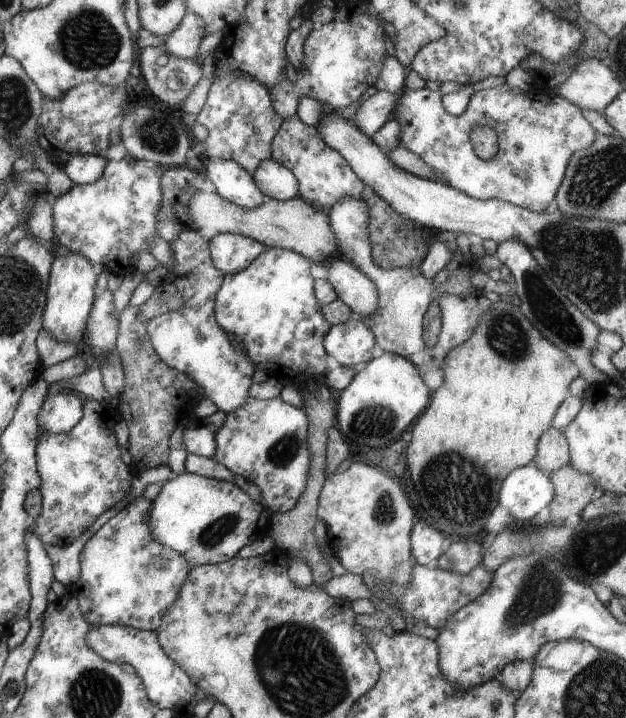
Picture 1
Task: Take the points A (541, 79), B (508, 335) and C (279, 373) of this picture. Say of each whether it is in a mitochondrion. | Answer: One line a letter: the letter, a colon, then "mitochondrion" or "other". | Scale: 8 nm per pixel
A: other
B: mitochondrion
C: other

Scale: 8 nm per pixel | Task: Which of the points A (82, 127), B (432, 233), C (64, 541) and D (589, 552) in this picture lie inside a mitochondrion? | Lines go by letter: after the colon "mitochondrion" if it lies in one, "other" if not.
A: other
B: other
C: other
D: mitochondrion

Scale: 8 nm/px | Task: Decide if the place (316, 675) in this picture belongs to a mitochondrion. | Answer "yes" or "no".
yes

